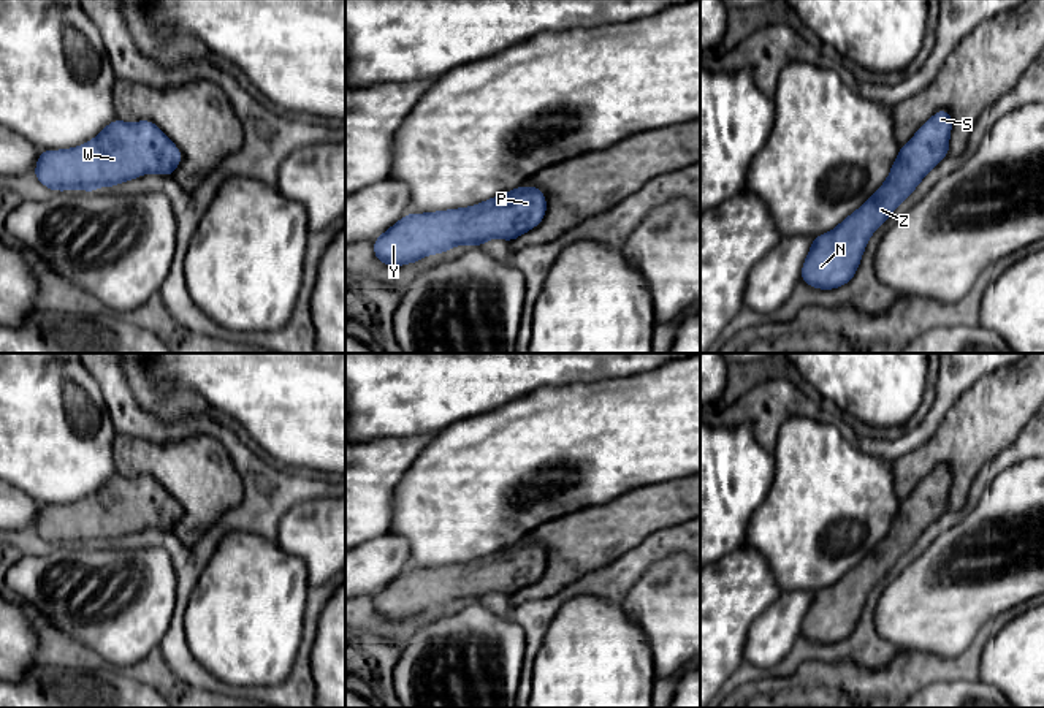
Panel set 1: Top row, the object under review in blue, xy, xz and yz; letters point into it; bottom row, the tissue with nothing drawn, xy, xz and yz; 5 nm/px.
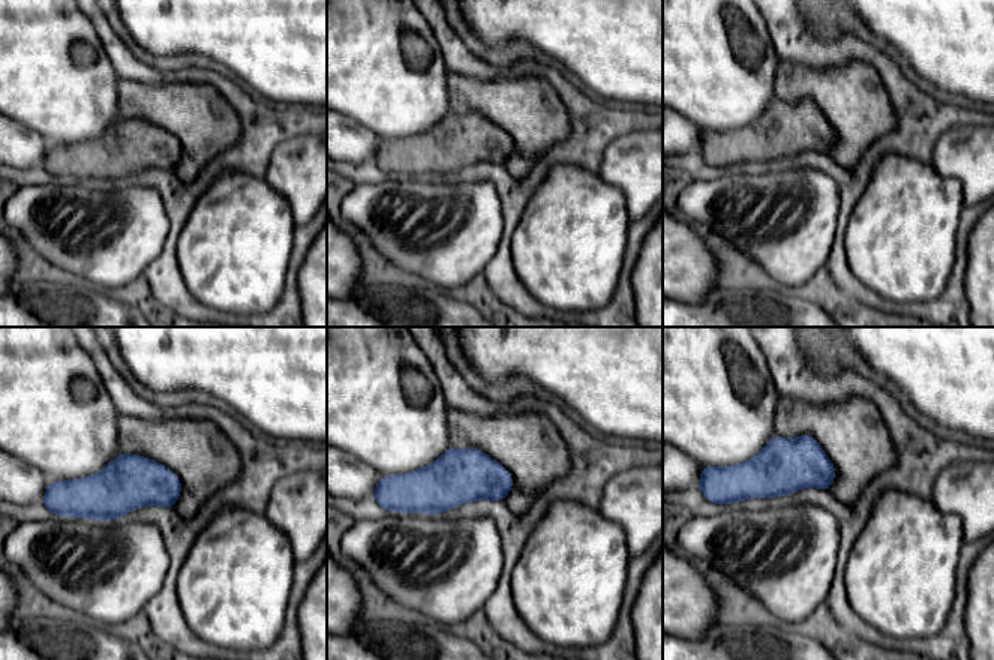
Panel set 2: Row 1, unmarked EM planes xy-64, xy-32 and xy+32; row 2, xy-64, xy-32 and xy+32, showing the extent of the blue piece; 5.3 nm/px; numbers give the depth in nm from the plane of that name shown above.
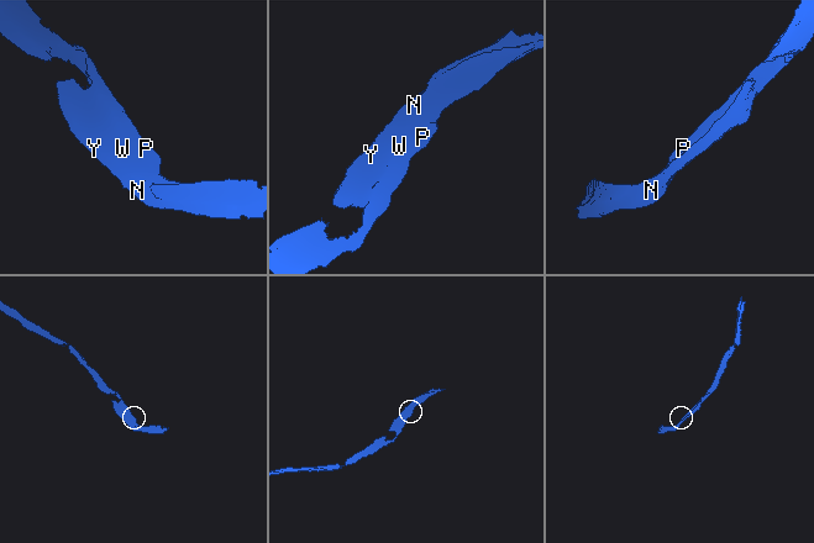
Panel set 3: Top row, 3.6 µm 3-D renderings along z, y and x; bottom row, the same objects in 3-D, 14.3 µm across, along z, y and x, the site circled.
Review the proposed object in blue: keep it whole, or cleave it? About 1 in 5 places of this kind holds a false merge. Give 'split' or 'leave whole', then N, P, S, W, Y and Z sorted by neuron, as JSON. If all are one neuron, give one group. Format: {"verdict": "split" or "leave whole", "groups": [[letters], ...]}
{"verdict": "leave whole", "groups": [["N", "P", "S", "W", "Y", "Z"]]}

